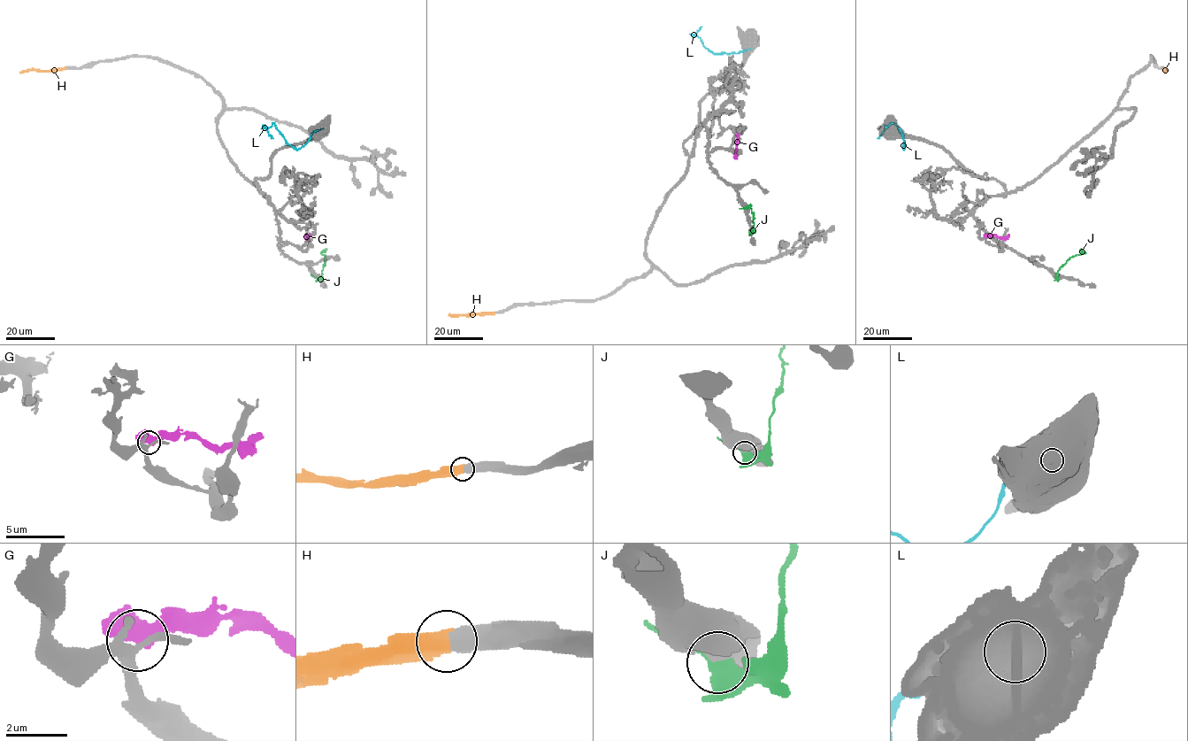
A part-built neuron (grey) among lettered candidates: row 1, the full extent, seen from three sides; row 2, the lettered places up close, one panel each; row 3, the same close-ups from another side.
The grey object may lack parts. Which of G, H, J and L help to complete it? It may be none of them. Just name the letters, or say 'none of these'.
H

